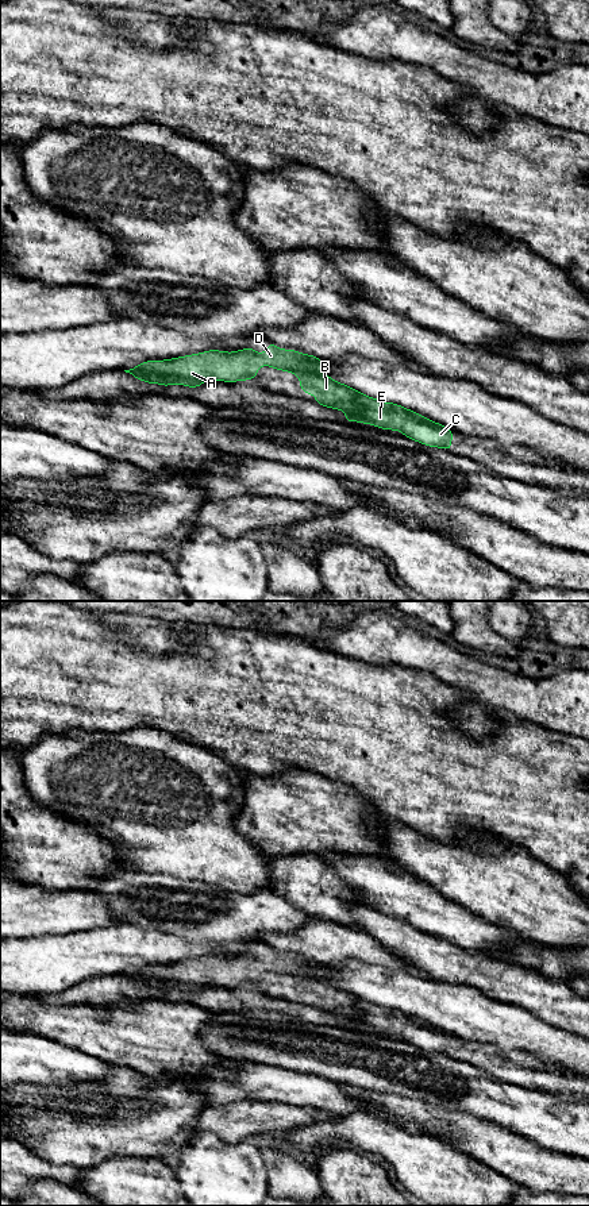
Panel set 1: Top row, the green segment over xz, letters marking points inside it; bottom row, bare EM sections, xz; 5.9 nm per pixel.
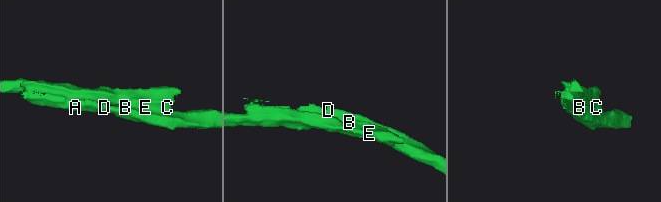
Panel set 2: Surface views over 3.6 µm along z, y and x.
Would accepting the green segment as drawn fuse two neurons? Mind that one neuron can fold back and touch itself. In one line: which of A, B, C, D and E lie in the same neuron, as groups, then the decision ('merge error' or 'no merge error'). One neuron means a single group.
A B D / C E | merge error

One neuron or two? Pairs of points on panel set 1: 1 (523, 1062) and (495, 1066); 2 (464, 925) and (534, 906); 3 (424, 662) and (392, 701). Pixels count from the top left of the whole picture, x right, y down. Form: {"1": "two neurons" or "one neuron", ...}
{"1": "one neuron", "2": "two neurons", "3": "two neurons"}

